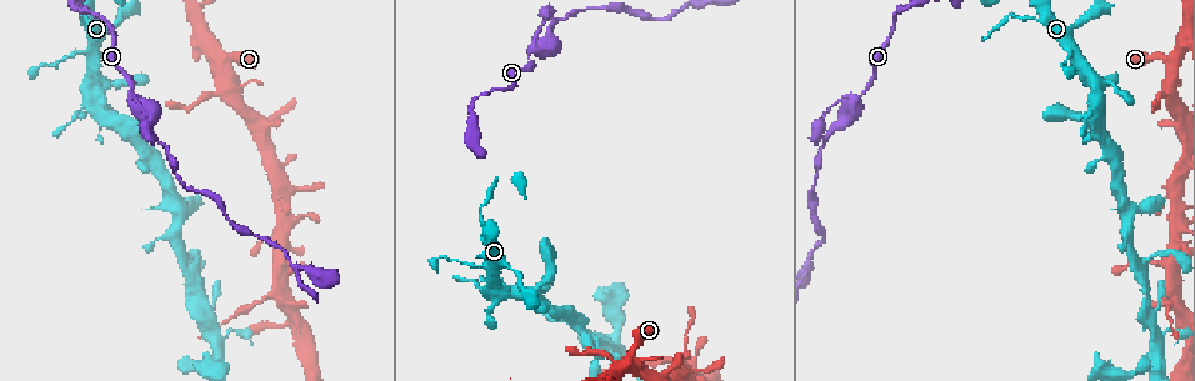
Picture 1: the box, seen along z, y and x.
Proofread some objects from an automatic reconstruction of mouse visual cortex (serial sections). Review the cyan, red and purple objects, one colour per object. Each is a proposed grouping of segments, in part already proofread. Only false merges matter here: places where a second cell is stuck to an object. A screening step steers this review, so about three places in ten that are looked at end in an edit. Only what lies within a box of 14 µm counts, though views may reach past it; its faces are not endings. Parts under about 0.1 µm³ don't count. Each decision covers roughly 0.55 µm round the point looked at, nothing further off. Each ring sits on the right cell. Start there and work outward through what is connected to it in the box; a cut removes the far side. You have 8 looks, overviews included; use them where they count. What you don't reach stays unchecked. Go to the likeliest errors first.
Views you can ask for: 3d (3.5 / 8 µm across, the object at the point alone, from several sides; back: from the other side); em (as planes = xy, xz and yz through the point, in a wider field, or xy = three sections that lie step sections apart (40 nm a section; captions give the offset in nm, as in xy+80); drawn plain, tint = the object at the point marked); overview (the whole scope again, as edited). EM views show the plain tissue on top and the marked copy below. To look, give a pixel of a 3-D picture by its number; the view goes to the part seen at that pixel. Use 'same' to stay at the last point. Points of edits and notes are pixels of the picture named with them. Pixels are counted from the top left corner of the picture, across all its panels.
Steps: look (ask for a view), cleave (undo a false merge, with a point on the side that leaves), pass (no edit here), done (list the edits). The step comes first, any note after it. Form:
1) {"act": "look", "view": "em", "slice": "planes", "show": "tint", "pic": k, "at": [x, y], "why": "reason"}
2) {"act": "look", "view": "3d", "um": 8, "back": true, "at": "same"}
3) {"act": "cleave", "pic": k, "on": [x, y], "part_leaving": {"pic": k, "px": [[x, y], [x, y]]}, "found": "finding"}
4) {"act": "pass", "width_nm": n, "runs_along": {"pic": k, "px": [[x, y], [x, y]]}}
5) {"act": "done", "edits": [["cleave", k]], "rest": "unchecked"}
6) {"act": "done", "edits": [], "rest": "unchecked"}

{"act": "look", "view": "3d", "um": 3.5, "pic": 1, "at": [556, 21], "why": "a fork"}

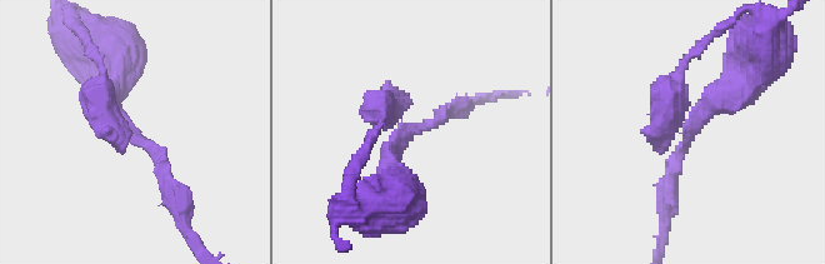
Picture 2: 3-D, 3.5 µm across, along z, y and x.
{"act": "look", "view": "em", "slice": "xy", "step": 3, "show": "tint", "pic": 2, "at": [403, 131], "why": "need the tissue"}

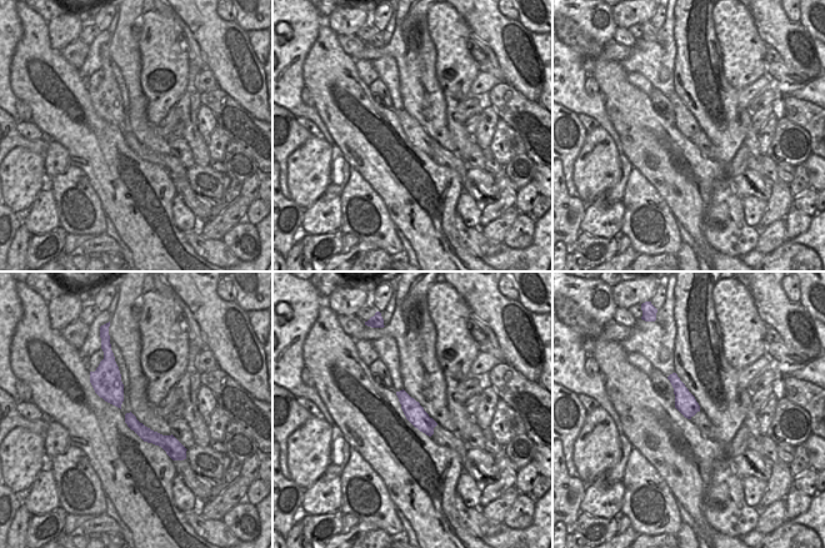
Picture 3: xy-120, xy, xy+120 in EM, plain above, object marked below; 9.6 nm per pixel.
{"act": "pass", "runs_along": {"pic": 3, "px": [[128, 417], [146, 434], [173, 446]]}, "found": "one cell here"}

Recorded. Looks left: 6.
{"act": "look", "view": "3d", "um": 3.5, "pic": 1, "at": [283, 220], "why": "four or more arms meet"}

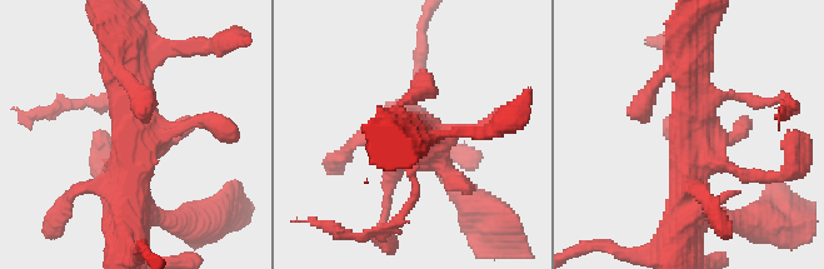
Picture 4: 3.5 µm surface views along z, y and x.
{"act": "look", "view": "em", "slice": "xy", "step": 1, "show": "tint", "pic": 4, "at": [688, 132], "why": "need the tissue"}

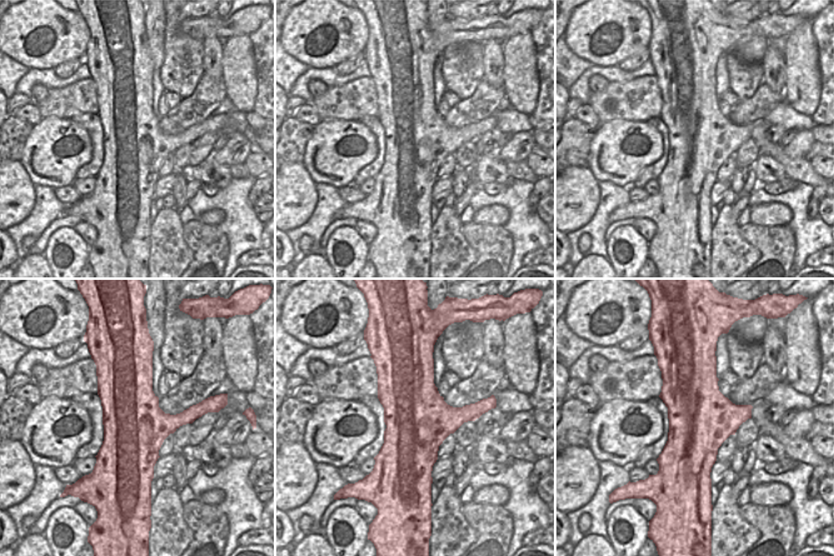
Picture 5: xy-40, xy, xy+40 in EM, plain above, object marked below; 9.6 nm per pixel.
{"act": "pass", "width_nm": 650, "runs_along": {"pic": 4, "px": [[693, 48], [689, 198], [683, 217]]}, "found": "continuous, no second cell"}

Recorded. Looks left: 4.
{"act": "look", "view": "3d", "um": 8, "pic": 1, "at": [1174, 271], "why": "side arm on a straight run"}

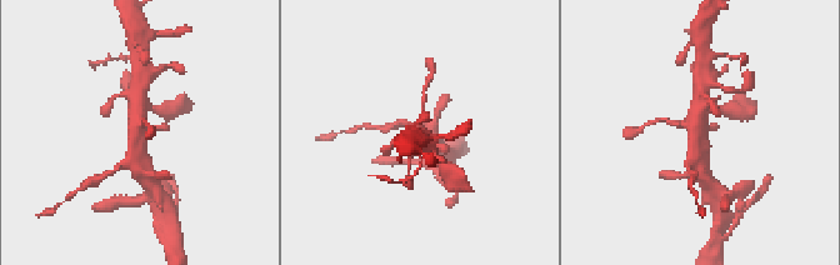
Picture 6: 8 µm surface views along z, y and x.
{"act": "look", "view": "3d", "um": 3.5, "pic": 6, "at": [698, 133], "why": "closer look"}

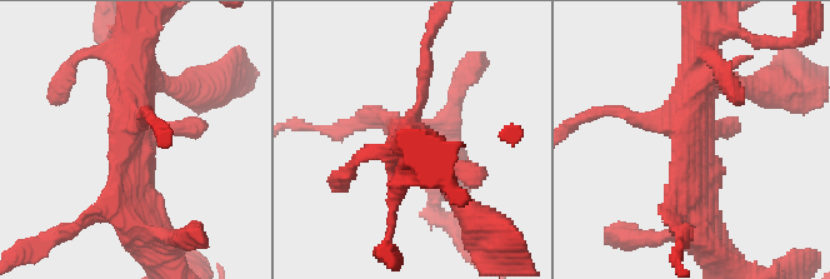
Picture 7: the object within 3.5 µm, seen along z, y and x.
{"act": "look", "view": "em", "slice": "planes", "show": "tint", "pic": 7, "at": [128, 145]}

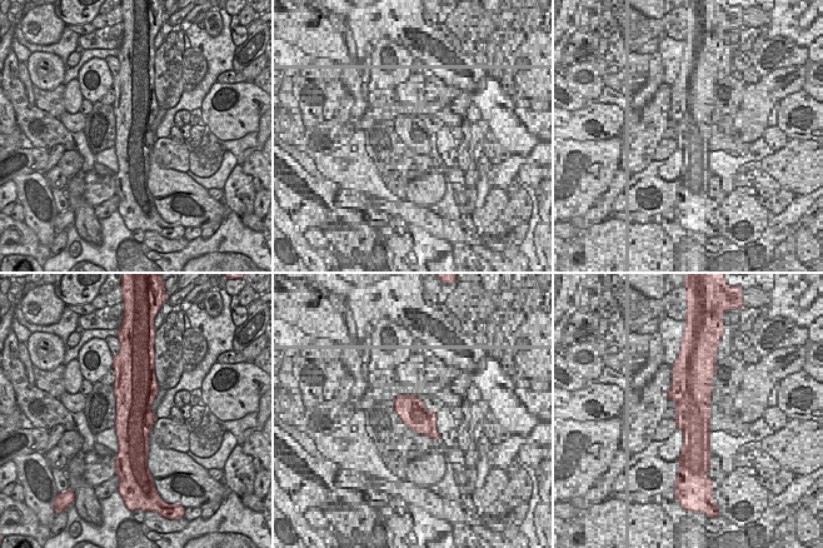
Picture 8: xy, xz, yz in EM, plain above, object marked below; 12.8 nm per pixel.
{"act": "pass", "runs_along": {"pic": 7, "px": [[134, 59], [141, 228]]}, "found": "one cell here"}

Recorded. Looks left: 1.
{"act": "done", "edits": [], "rest": "unchecked"}

